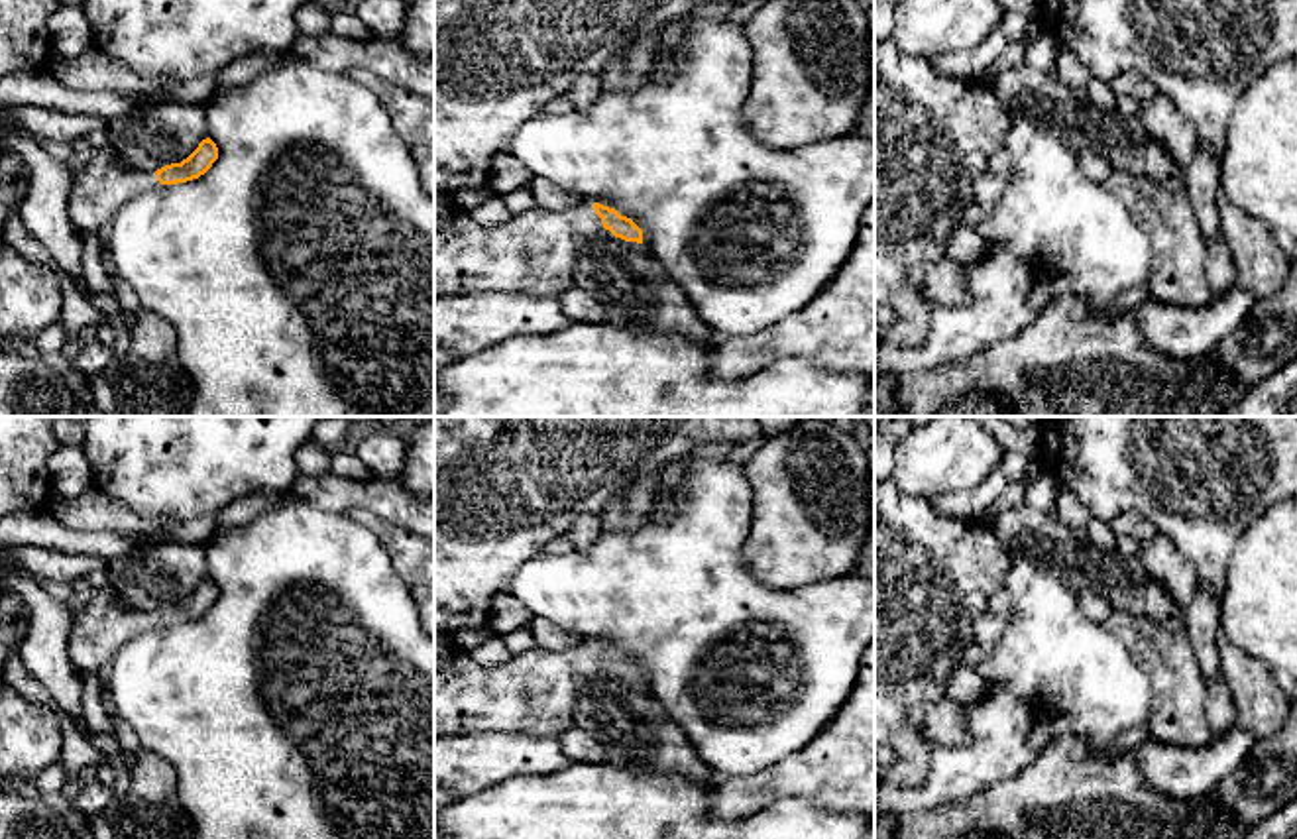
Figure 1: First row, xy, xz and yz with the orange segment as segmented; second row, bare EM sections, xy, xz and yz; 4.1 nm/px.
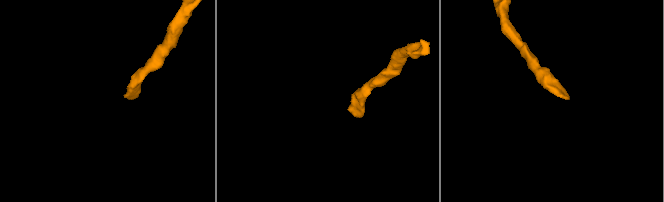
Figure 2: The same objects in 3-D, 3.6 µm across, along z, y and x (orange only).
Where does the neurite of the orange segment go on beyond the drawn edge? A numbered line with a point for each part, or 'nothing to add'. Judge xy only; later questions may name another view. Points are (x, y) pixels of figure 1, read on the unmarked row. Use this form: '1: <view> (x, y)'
1: xy (107, 623)

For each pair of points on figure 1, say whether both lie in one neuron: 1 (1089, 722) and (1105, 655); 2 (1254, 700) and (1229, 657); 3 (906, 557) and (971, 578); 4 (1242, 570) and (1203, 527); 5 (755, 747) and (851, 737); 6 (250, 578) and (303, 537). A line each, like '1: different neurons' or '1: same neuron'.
1: same neuron
2: same neuron
3: same neuron
4: different neurons
5: different neurons
6: same neuron

